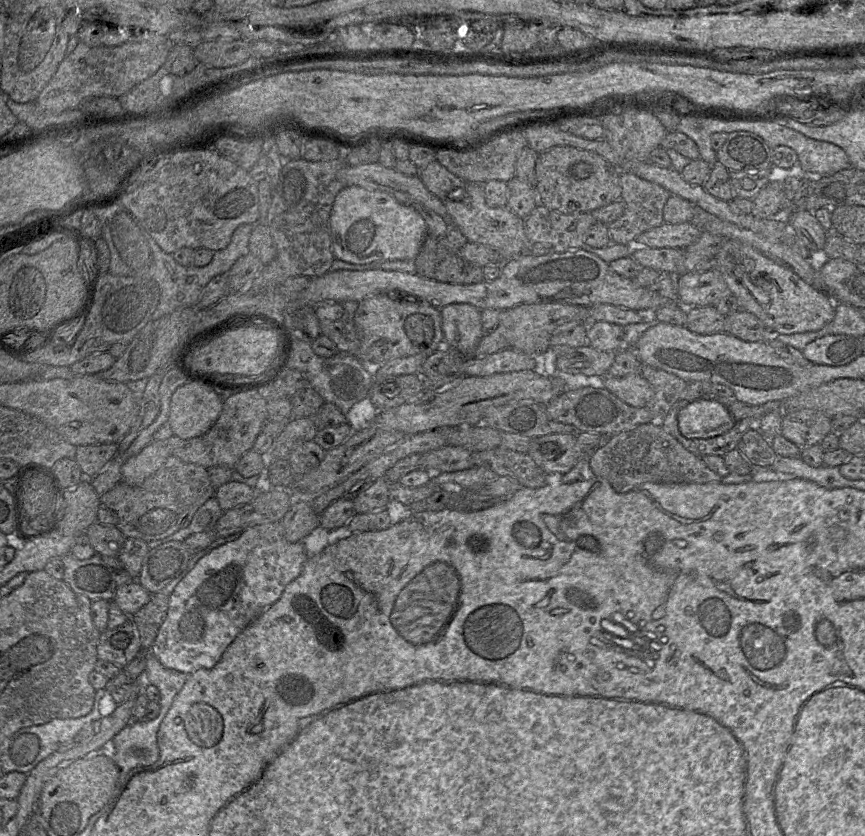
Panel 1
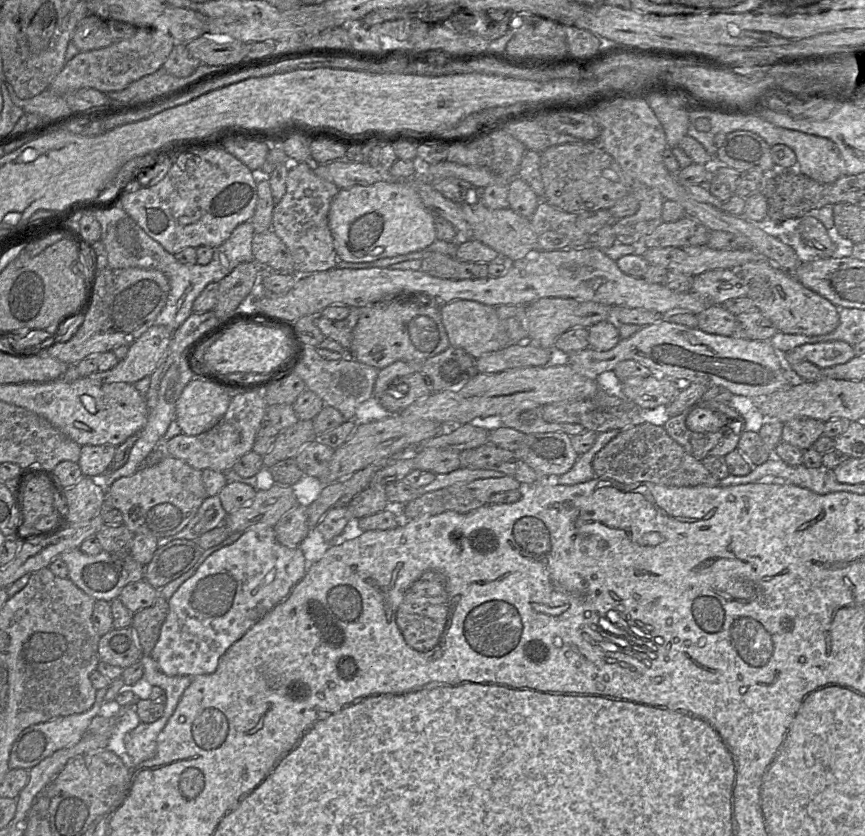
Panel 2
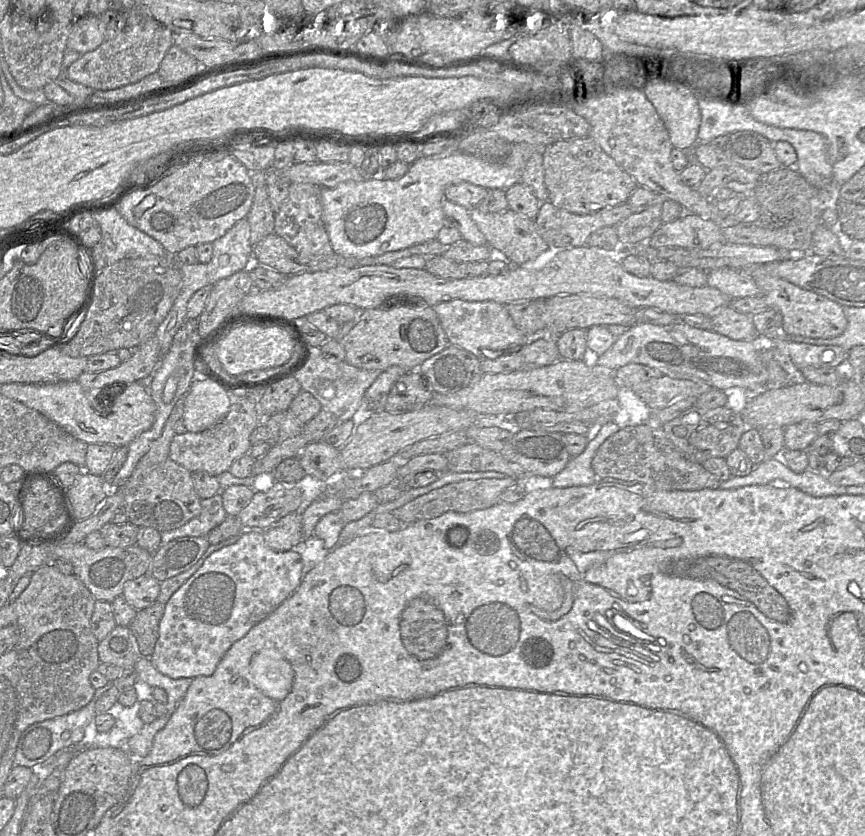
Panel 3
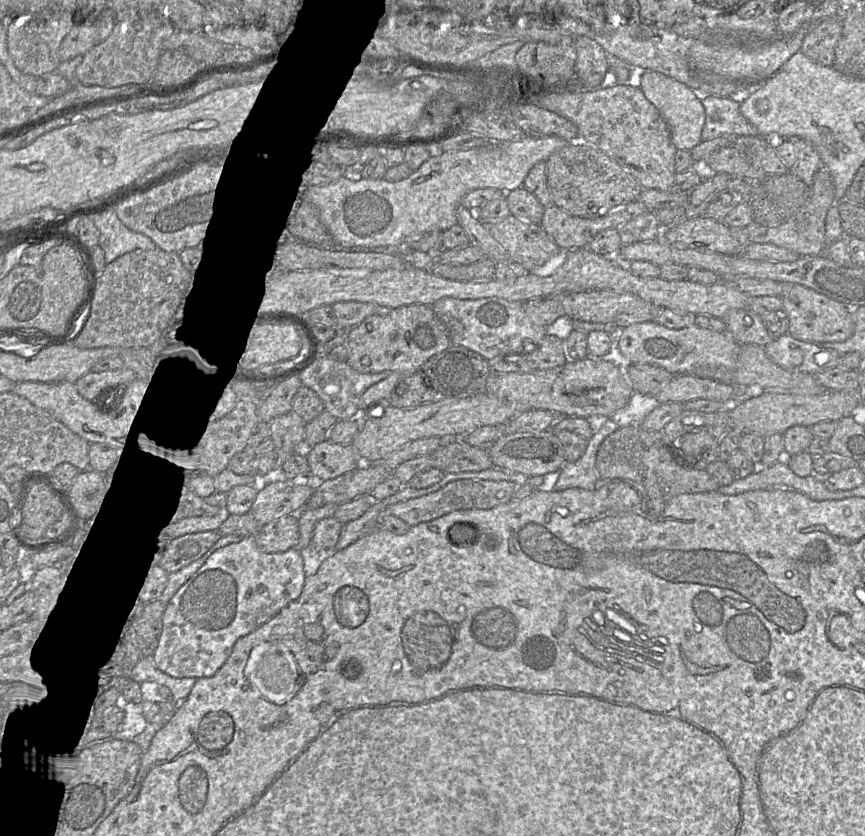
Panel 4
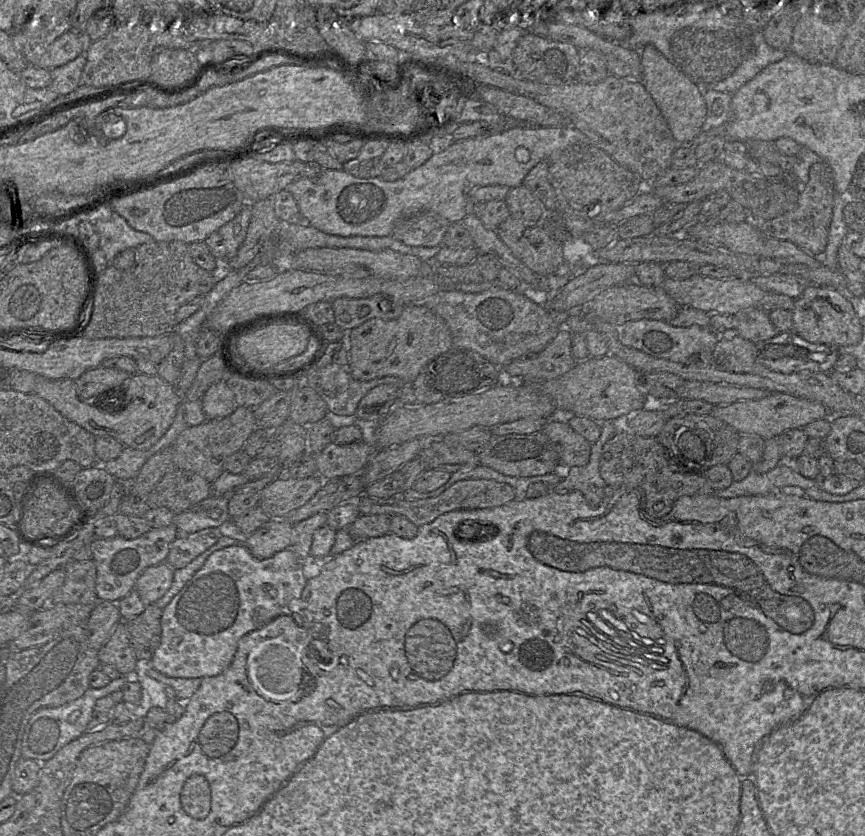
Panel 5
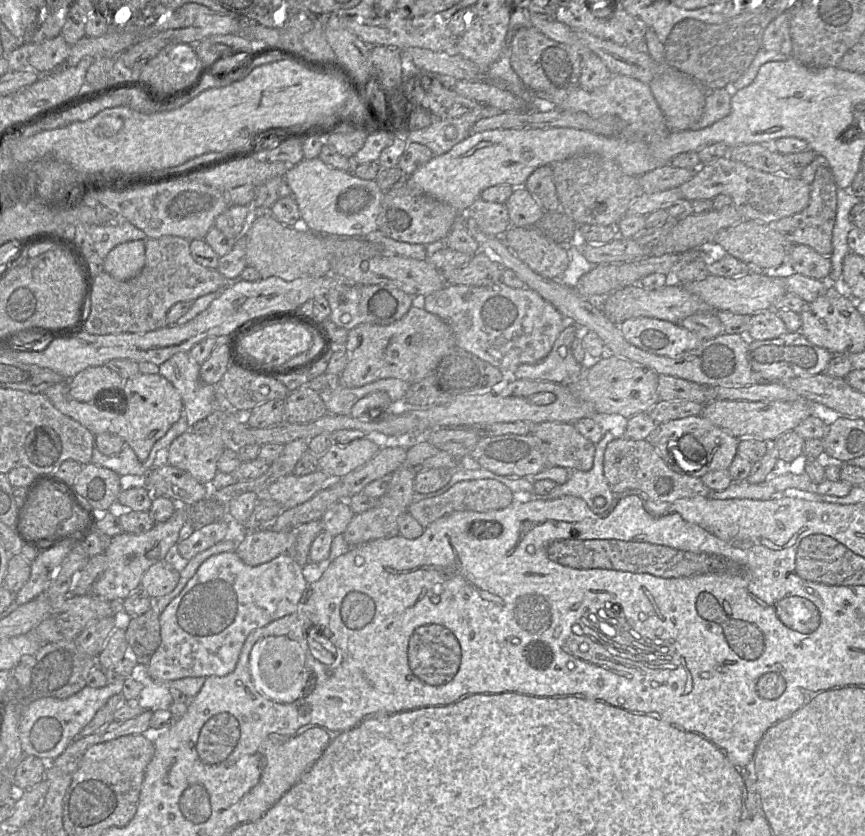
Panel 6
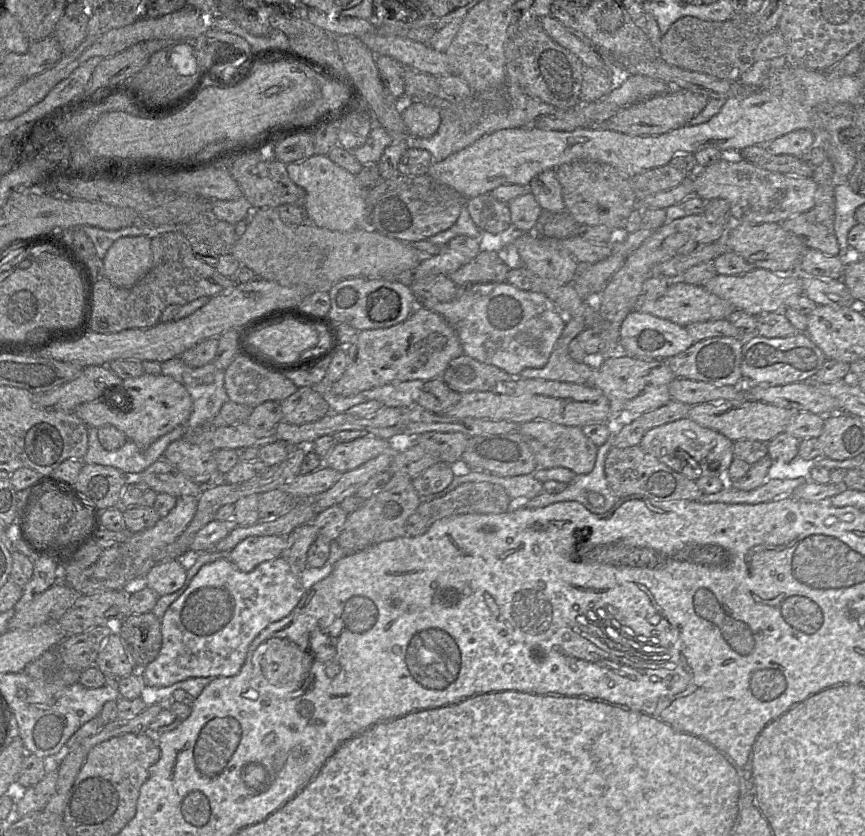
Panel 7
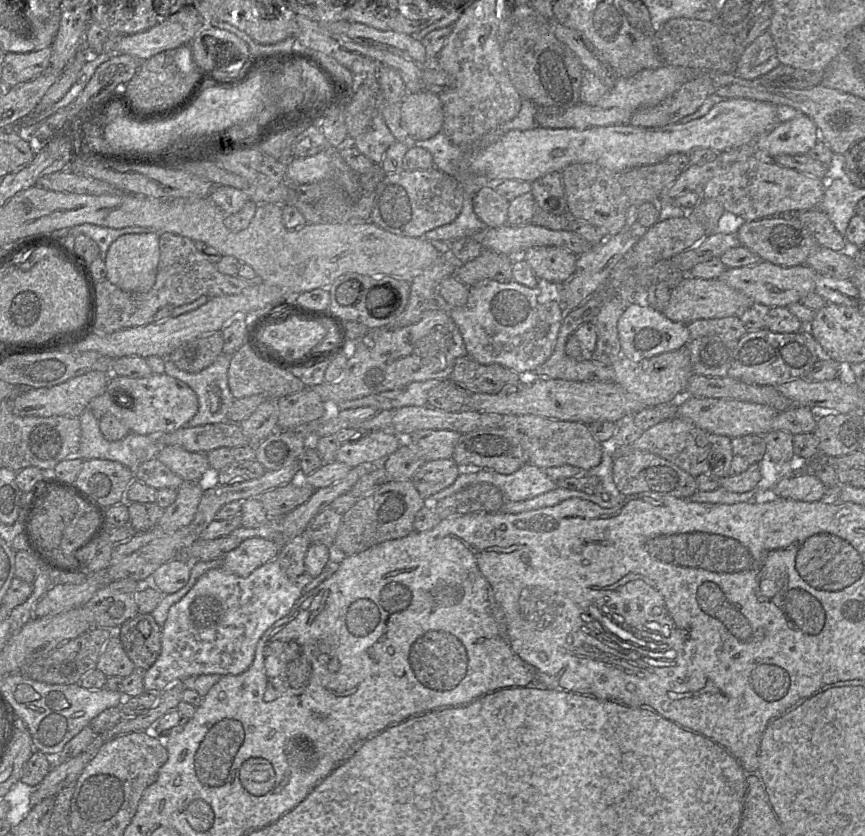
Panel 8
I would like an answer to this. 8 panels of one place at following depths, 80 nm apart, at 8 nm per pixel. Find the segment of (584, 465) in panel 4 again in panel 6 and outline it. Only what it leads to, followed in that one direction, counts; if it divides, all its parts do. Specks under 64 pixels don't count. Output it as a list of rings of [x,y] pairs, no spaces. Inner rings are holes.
[[[604,433],[600,442],[595,444],[593,467],[588,471],[569,470],[570,477],[567,482],[557,485],[550,493],[544,496],[535,496],[539,499],[552,500],[563,496],[576,496],[582,498],[595,514],[605,512],[614,499],[614,493],[604,476],[603,463],[606,447],[614,440],[612,433]],[[601,496],[605,499],[603,506],[596,506],[594,499]]]

